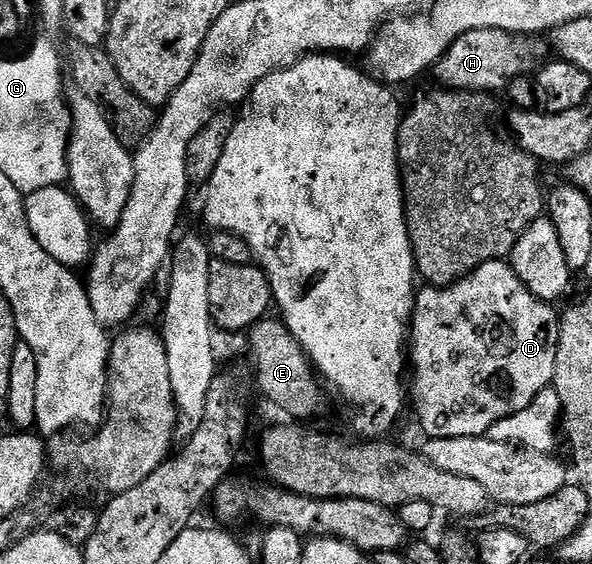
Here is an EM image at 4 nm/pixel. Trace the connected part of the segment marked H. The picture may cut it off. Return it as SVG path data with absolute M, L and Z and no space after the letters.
M499 28L468 30L456 38L456 42L452 42L449 50L438 59L432 76L438 79L435 81L441 87L452 88L455 92L501 93L514 78L533 73L543 63L542 48L534 40L537 39L526 39Z

